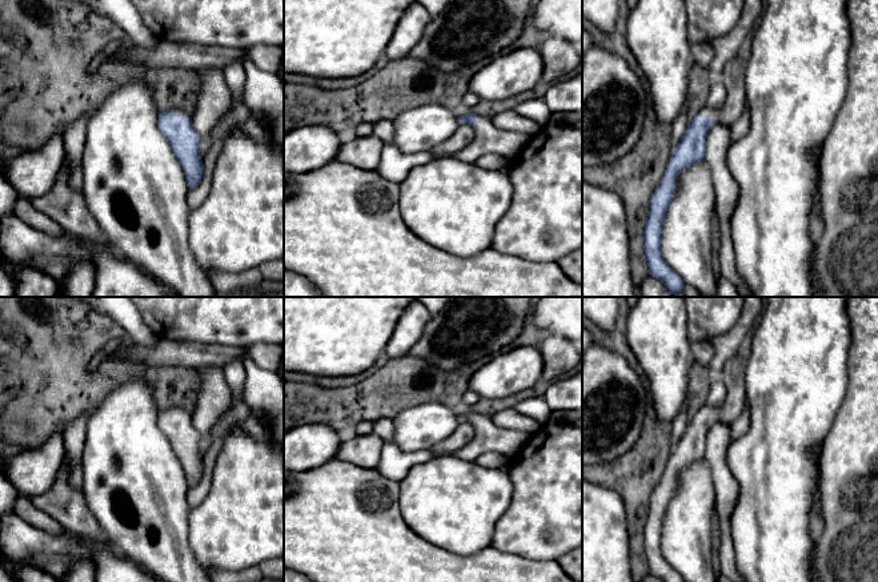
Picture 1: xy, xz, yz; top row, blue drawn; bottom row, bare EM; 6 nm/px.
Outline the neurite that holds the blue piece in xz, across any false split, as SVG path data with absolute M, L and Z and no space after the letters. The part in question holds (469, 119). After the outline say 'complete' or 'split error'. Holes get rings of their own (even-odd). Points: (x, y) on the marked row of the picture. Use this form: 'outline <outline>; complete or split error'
outline M468 113L458 120L461 124L468 124L476 129L473 141L453 156L461 161L474 162L488 153L498 153L505 157L514 156L530 140L529 136L520 132L497 129L492 120L474 113Z; split error

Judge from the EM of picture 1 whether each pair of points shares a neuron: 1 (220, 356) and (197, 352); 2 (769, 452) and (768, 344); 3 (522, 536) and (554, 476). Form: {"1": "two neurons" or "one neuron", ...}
{"1": "one neuron", "2": "one neuron", "3": "one neuron"}

